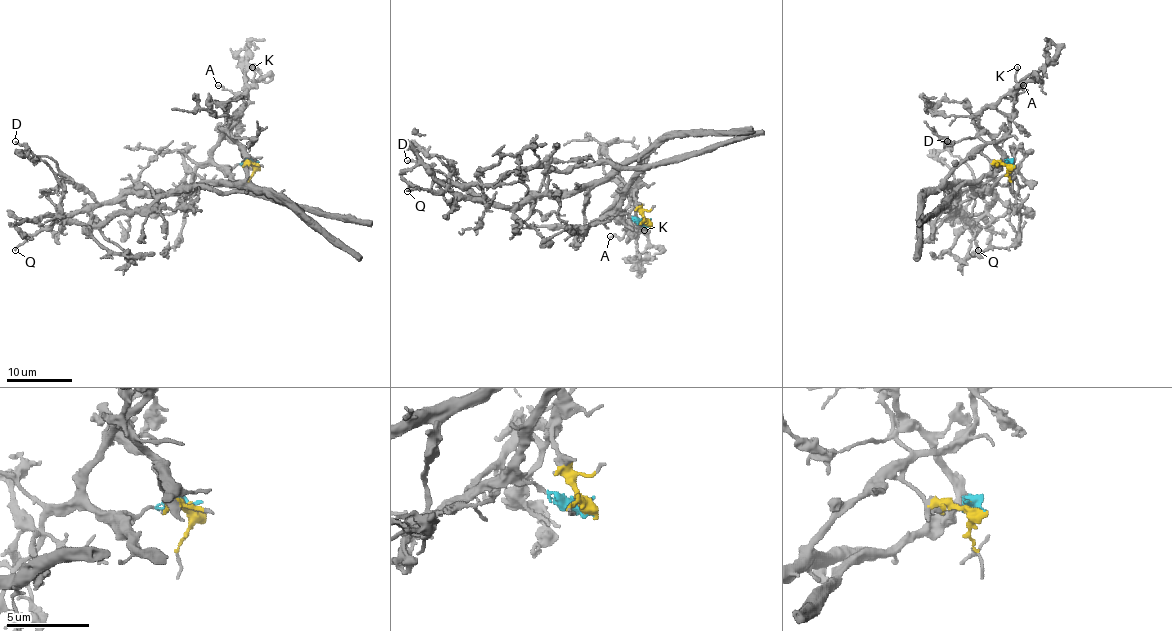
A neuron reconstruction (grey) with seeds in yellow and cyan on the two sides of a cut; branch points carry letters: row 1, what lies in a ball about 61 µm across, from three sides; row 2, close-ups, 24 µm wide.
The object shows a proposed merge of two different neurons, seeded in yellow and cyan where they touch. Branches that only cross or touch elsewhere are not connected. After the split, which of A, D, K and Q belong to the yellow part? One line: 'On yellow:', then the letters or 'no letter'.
On yellow: D

